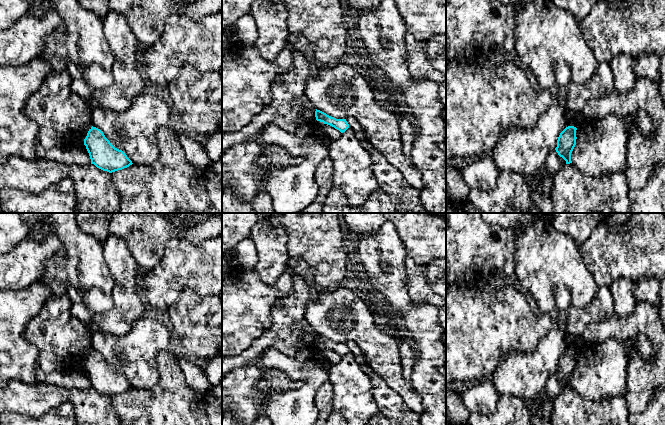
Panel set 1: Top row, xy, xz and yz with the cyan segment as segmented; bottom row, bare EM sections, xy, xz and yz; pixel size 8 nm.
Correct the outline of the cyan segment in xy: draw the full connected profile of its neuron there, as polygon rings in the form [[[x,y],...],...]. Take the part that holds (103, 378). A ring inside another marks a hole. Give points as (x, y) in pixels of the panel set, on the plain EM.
[[[92,350],[89,353],[84,369],[89,377],[91,388],[103,395],[112,397],[133,388],[127,379],[115,372],[103,356],[96,351]]]

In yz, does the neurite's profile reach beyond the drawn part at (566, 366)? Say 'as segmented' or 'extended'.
as segmented

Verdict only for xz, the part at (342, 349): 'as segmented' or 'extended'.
as segmented

